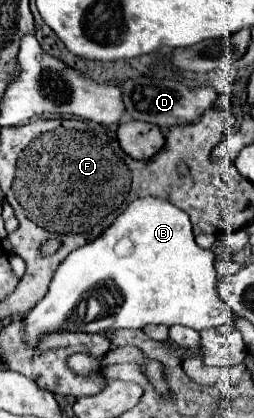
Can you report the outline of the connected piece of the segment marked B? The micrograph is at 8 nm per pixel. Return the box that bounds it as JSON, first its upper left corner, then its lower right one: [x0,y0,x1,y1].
[24,197,238,347]

